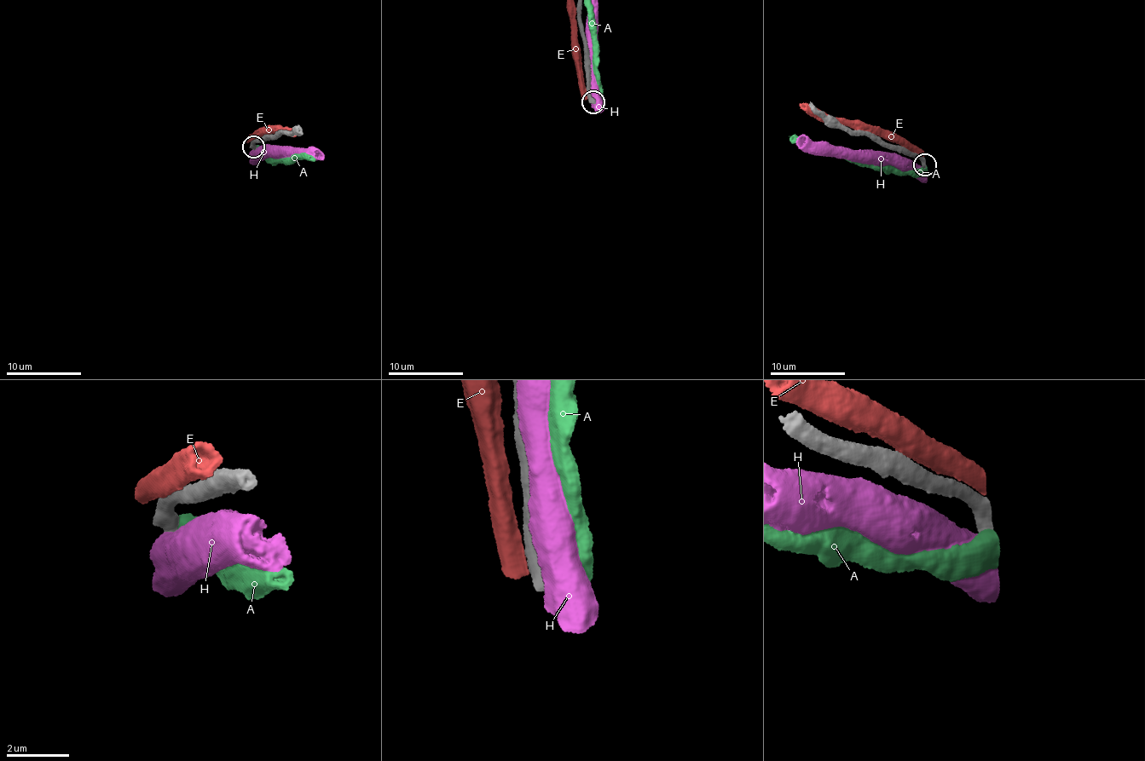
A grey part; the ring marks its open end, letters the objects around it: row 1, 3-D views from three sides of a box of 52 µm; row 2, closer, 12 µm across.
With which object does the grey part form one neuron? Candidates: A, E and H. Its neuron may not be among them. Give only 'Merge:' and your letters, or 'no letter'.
Merge: no letter

